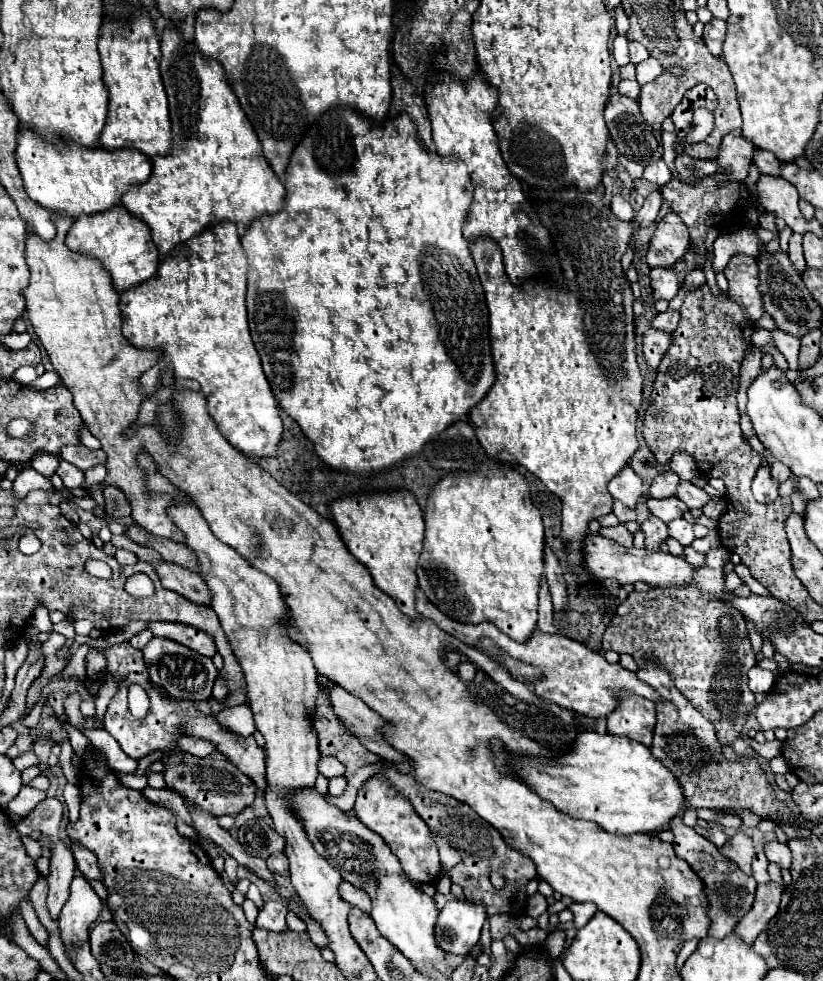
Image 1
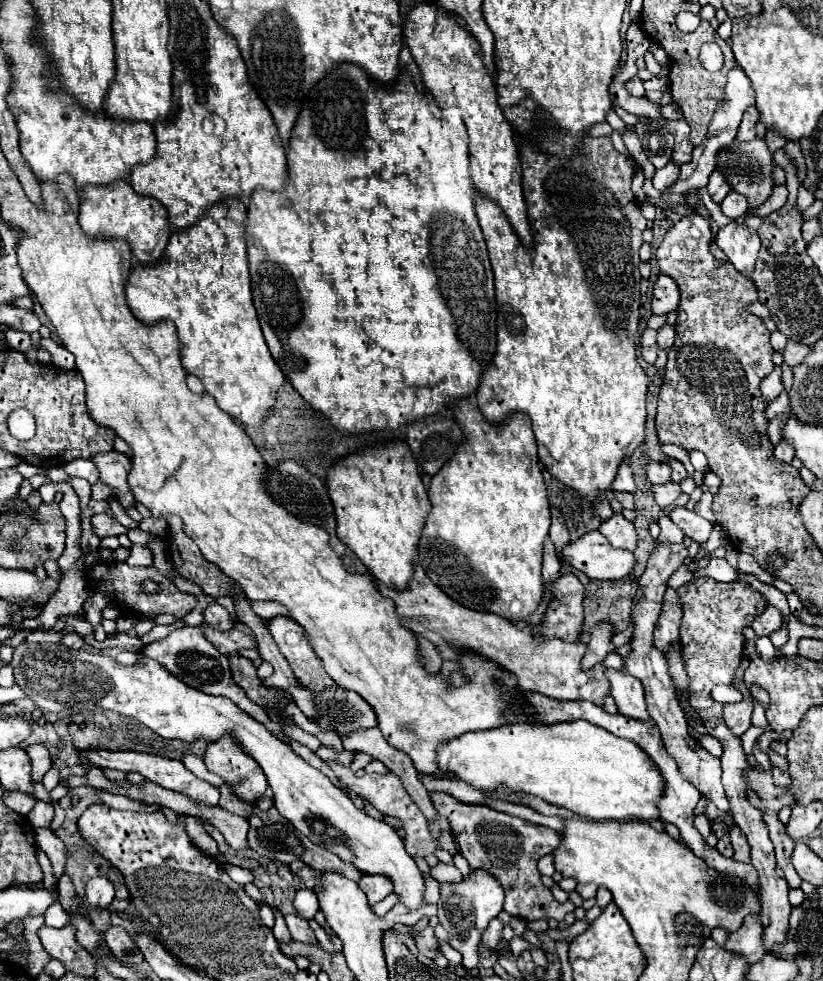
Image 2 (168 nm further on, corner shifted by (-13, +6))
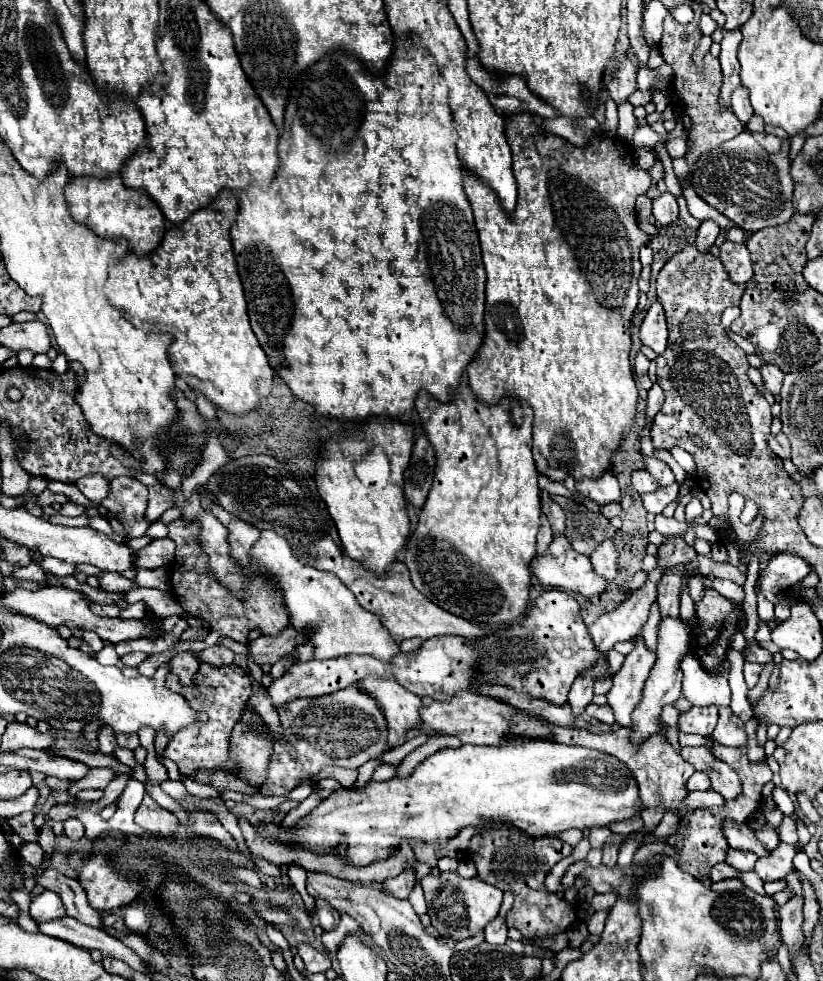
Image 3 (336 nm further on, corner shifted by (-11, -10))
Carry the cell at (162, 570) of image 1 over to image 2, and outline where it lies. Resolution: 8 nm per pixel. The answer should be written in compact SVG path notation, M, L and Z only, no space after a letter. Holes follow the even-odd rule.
M211 604L209 608L205 608L205 622L215 630L231 630L233 628L233 620L231 620L229 612L219 604Z

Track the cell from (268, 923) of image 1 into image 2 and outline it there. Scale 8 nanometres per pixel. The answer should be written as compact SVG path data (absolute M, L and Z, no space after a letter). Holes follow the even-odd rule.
M287 914L285 922L287 922L287 928L289 928L293 940L303 942L303 944L317 944L317 938L315 938L315 934L309 928L309 922L305 918L301 918L297 914Z

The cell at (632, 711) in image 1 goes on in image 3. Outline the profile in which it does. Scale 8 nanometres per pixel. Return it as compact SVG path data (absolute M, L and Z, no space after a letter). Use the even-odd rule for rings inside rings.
M635 644L633 652L625 656L621 670L613 676L613 686L605 696L615 712L615 722L619 726L633 726L631 714L641 702L643 686L655 664L655 658L655 652L647 650L645 644Z

